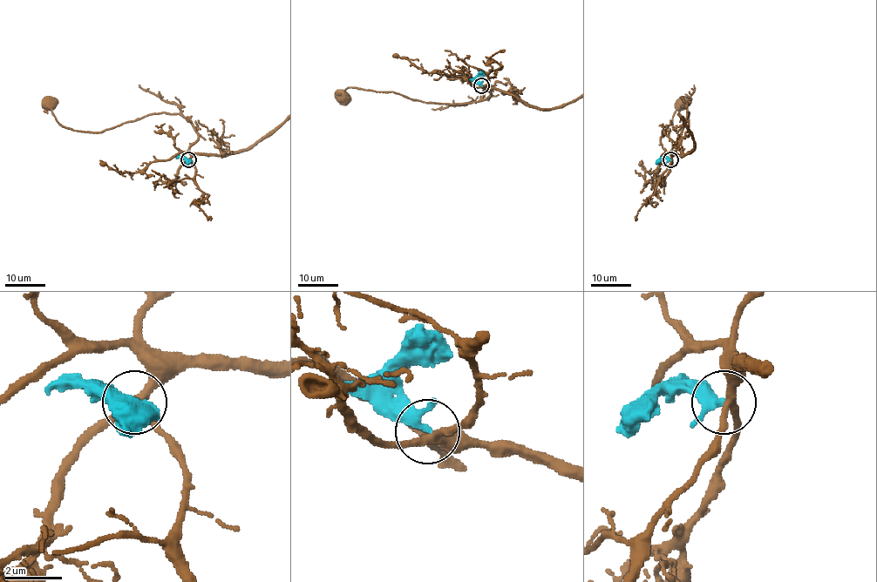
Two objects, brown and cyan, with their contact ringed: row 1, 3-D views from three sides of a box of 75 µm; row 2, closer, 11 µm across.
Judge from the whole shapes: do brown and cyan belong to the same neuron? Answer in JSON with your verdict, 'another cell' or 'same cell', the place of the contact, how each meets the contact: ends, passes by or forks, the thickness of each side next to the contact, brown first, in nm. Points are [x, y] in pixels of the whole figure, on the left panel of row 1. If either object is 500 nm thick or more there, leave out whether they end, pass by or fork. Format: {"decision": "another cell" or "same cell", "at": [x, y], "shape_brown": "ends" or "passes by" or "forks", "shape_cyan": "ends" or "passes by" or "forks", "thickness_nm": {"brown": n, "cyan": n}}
{"decision": "another cell", "at": [188, 159], "shape_brown": "forks", "shape_cyan": "passes by", "thickness_nm": {"brown": 280, "cyan": 240}}

